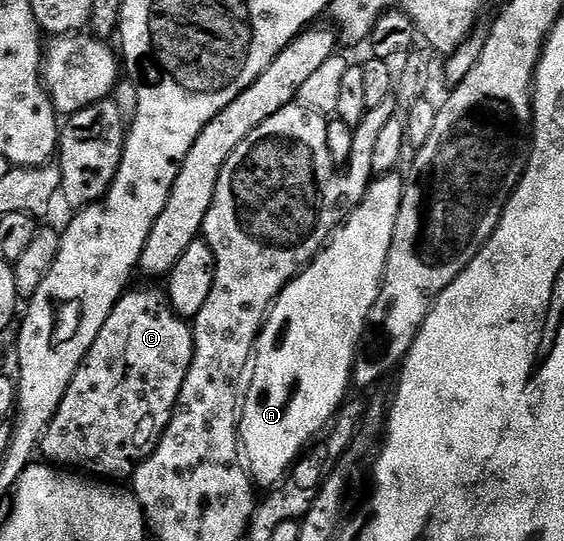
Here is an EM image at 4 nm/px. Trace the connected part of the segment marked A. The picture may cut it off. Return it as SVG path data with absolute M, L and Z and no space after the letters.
M399 172L378 175L372 181L371 187L367 190L367 195L360 200L359 205L354 207L344 217L342 223L335 227L335 233L327 239L327 245L320 250L314 260L300 270L295 278L279 294L279 297L271 303L271 308L267 312L263 324L263 330L259 334L259 339L255 342L255 353L253 355L253 365L249 371L249 381L245 387L245 393L239 411L239 445L241 447L241 458L245 463L254 485L259 488L274 488L287 477L287 471L292 464L297 461L300 454L323 433L331 424L331 419L338 412L348 397L353 386L353 371L355 369L355 356L357 347L363 337L363 331L367 329L367 317L373 308L373 304L379 295L379 289L383 287L383 273L385 264L389 256L389 248L393 244L393 228L397 224L397 212L401 212L401 196L403 195L404 175Z

